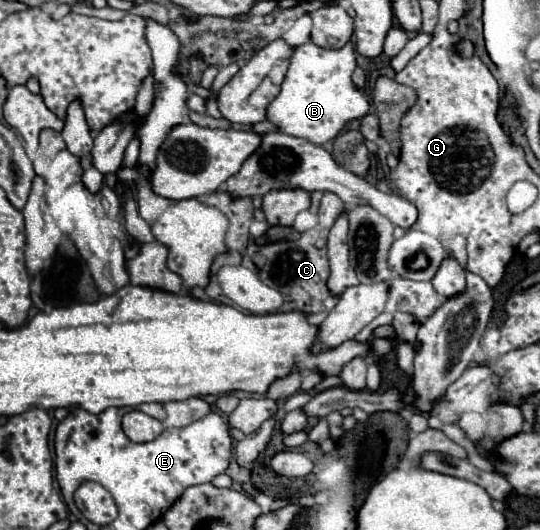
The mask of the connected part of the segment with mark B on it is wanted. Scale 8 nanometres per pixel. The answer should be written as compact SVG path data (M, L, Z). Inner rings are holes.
M311 41L297 47L291 55L281 93L267 107L267 121L271 121L277 131L309 139L317 145L333 141L349 121L369 113L367 97L351 81L355 67L357 63L351 43L341 49L323 49Z

